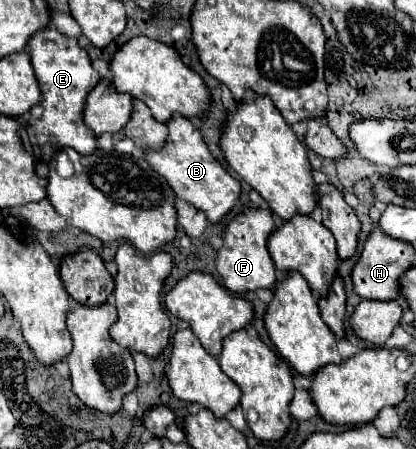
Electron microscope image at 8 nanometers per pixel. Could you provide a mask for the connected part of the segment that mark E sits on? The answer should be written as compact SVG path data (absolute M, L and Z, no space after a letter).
M42 29L30 41L30 61L40 81L42 99L32 107L28 119L28 135L34 147L36 161L42 165L50 165L52 157L66 147L76 149L80 155L90 155L98 149L96 135L88 131L84 123L84 99L100 81L100 75L94 71L88 53L78 45L74 37L62 35L56 29Z

